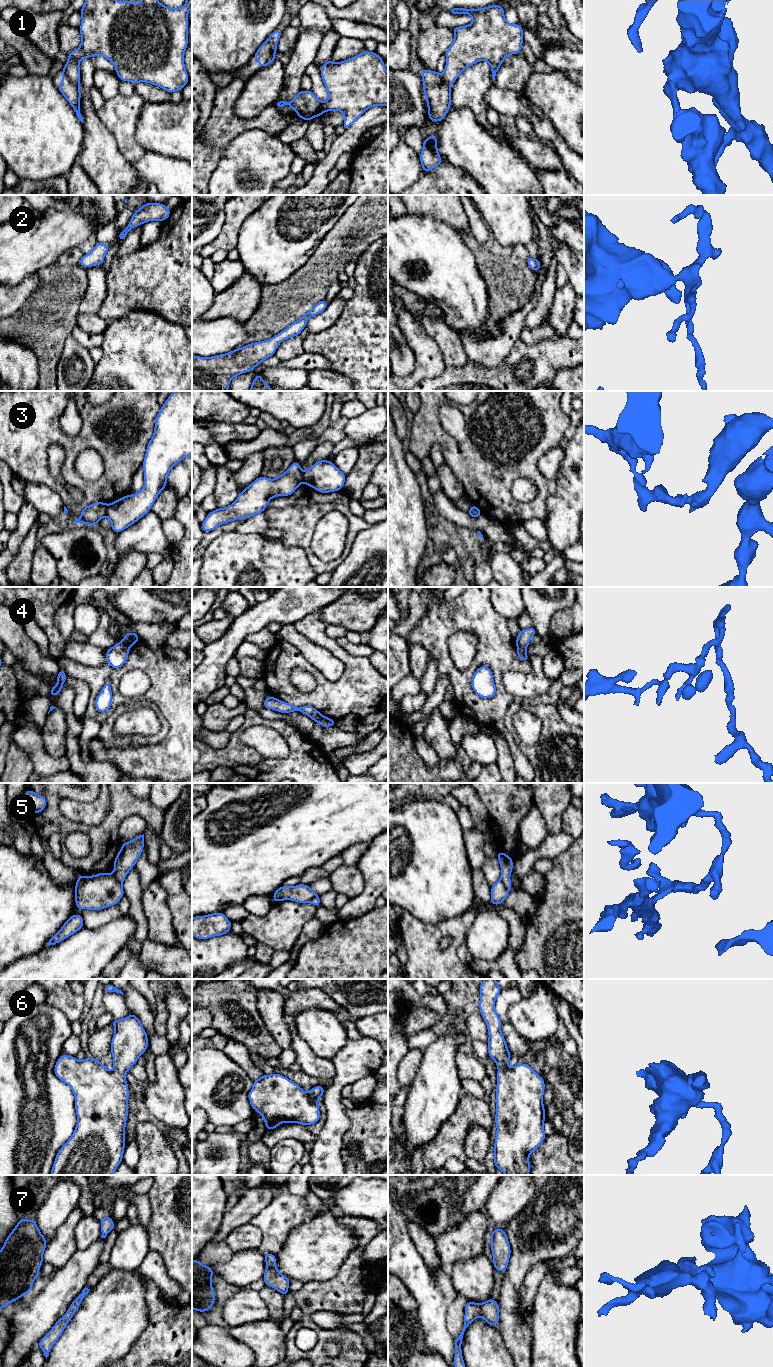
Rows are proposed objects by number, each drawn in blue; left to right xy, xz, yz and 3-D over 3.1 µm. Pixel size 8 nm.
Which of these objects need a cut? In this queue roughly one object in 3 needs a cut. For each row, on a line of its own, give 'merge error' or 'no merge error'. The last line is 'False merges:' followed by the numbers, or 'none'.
1: merge error
2: no merge error
3: merge error
4: merge error
5: merge error
6: no merge error
7: no merge error
False merges: 1, 3, 4, 5

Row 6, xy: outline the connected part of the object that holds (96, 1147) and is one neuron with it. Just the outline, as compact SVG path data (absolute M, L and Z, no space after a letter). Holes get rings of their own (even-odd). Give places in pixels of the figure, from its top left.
M134 1013L119 1020L113 1019L111 1024L115 1028L110 1051L113 1055L113 1071L108 1071L102 1061L92 1057L78 1061L66 1054L62 1054L54 1066L55 1076L66 1083L75 1096L77 1125L72 1136L56 1154L50 1175L113 1175L123 1162L124 1130L129 1112L129 1089L125 1074L147 1050L149 1041Z

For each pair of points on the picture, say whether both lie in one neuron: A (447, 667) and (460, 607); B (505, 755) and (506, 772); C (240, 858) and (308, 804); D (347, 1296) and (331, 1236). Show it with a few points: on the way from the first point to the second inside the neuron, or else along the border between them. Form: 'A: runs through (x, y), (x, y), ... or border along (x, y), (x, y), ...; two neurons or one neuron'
A: runs through (441, 652), (441, 626), (445, 622); one neuron
B: runs through (505, 759), (506, 768); one neuron
C: runs through (257, 855), (291, 821); one neuron
D: border along (354, 1249), (331, 1278), (319, 1280); two neurons

